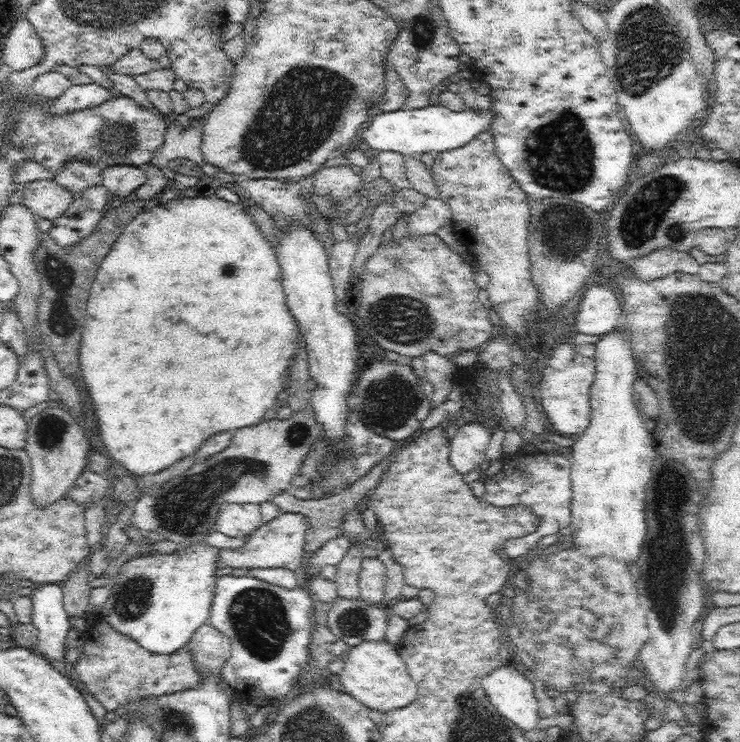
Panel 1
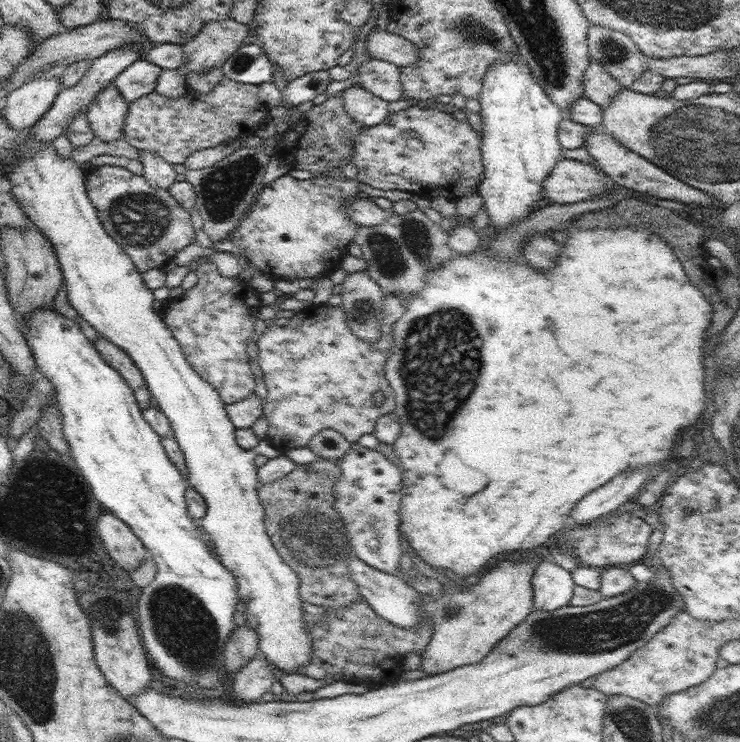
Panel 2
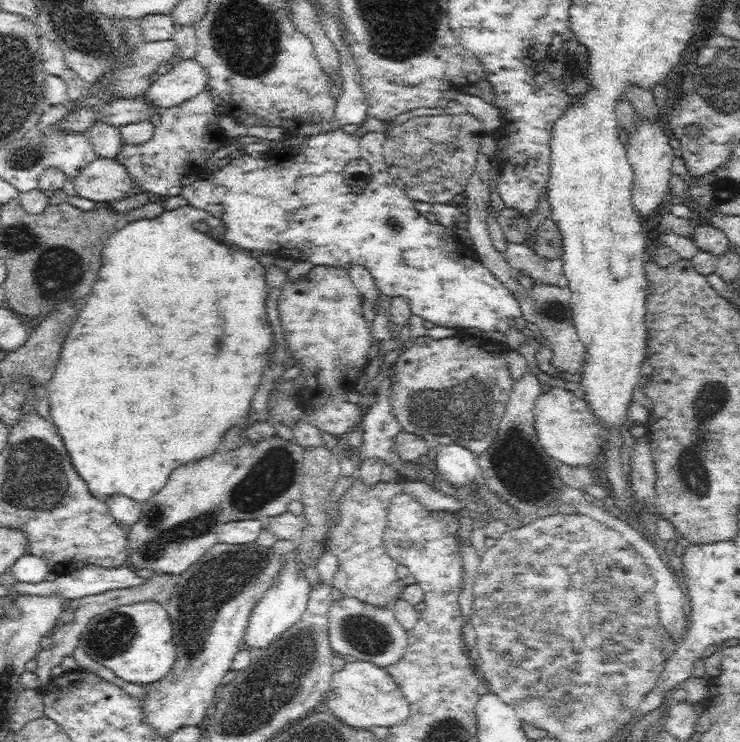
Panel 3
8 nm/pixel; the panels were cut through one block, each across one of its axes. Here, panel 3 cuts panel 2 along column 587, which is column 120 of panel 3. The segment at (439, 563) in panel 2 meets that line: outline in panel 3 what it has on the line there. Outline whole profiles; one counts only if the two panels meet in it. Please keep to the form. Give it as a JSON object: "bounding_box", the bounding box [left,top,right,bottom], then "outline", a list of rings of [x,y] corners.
{"bounding_box":[44,204,274,502],"outline":[[[189,204],[177,210],[164,211],[158,218],[136,220],[124,225],[122,229],[107,238],[102,248],[100,276],[96,284],[93,284],[92,294],[84,298],[86,306],[82,316],[76,318],[76,322],[69,330],[70,334],[62,344],[63,350],[53,377],[44,385],[45,396],[49,401],[50,418],[62,437],[76,472],[88,485],[92,496],[96,498],[106,499],[121,494],[136,502],[146,502],[165,485],[164,482],[170,476],[172,468],[178,468],[188,462],[197,462],[200,458],[207,458],[221,449],[224,434],[232,426],[242,425],[248,414],[252,397],[261,383],[261,376],[266,366],[270,364],[272,355],[268,352],[268,348],[274,345],[272,329],[266,319],[268,313],[264,310],[268,288],[266,288],[264,266],[257,258],[232,252],[228,246],[204,234],[210,226],[212,228],[220,226],[220,222],[222,222],[220,219],[211,216],[207,211],[193,208]]]}

